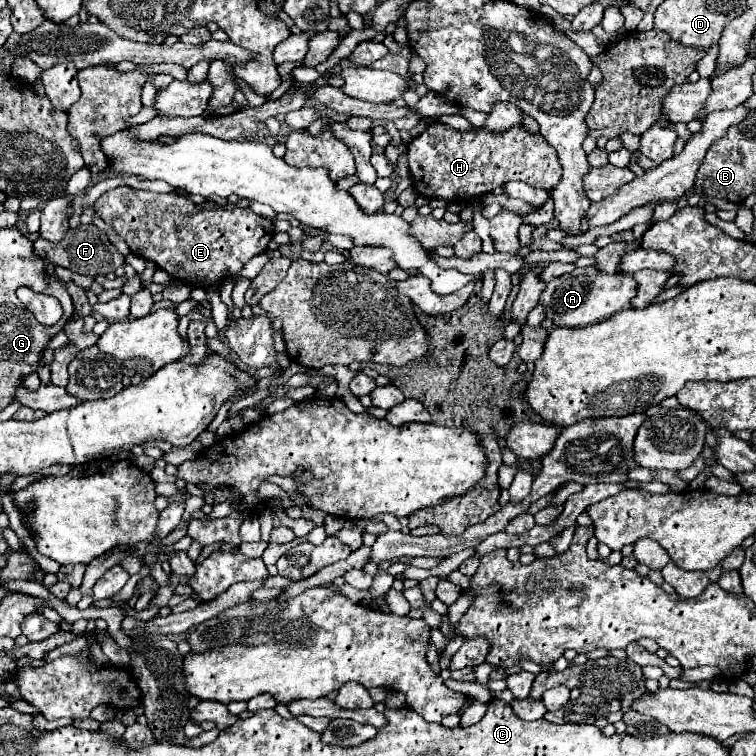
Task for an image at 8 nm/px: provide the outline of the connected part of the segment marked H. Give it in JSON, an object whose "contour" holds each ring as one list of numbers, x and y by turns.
{"contour":[[433,122,423,134,411,140,407,146,407,158,413,188,417,186,417,190,427,198,479,198,509,180,521,180,533,188,551,192,561,178,555,148,551,148,541,134,531,134,523,126,513,126,505,132,491,132,487,128,463,132,441,122]]}

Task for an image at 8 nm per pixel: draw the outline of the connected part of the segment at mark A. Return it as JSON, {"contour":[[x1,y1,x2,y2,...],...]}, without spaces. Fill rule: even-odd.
{"contour":[[587,266,587,268,575,268,571,274,563,274,547,282,539,302,545,306,545,314,547,318,553,320,555,326,575,328,575,326,597,324,611,318,615,312,629,306,635,294,637,294,637,286,629,274,623,272,607,274,597,270,595,266]]}

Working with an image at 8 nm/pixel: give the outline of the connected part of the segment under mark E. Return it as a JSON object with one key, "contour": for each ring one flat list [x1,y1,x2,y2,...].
{"contour":[[119,186,99,196,95,212,115,228,115,232,129,244,131,252,151,260,167,270,171,278,179,278,191,288,217,284,225,274,239,272,249,258,265,252,273,238,273,222,257,216,251,208,199,210,179,192,155,194]]}

